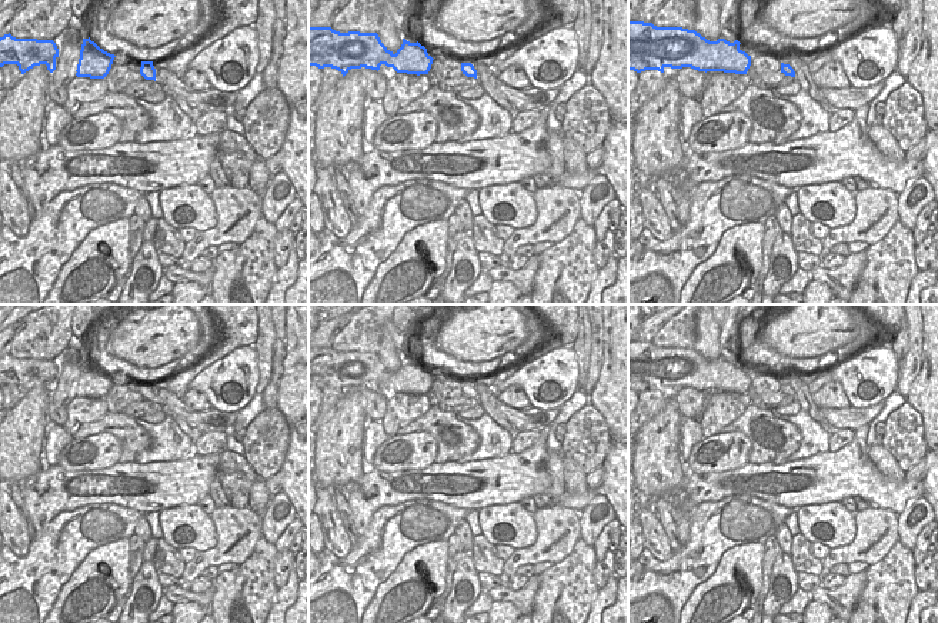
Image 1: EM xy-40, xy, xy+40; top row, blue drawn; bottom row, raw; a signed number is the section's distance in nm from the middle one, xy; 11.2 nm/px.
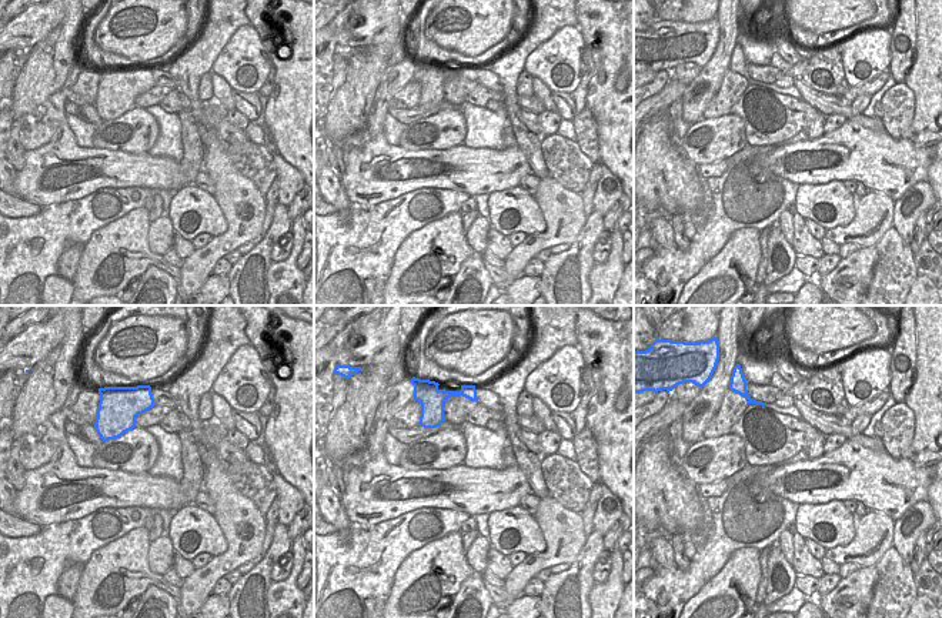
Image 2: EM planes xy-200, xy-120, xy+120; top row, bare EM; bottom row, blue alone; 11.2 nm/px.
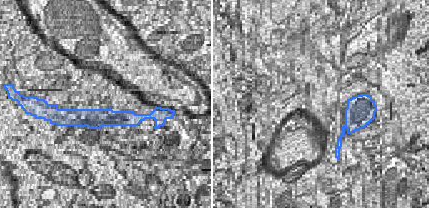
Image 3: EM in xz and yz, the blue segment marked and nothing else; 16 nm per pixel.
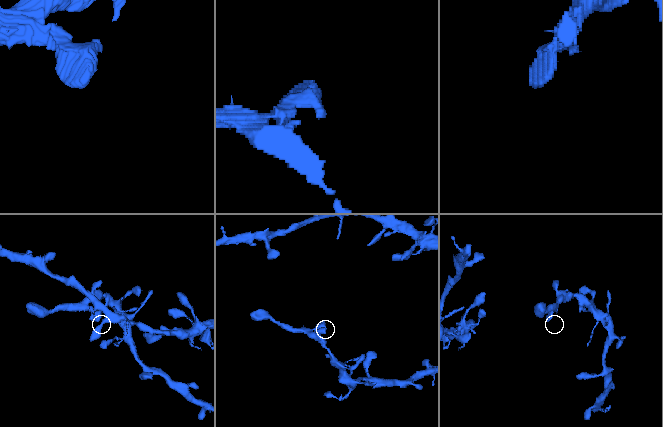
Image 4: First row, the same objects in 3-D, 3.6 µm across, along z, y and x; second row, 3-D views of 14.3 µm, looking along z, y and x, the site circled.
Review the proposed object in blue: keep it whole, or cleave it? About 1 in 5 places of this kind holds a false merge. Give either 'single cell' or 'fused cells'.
single cell

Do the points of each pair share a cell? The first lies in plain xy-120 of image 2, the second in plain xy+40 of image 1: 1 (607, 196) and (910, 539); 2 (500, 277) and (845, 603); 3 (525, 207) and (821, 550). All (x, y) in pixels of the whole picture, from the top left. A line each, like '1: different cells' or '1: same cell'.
1: same cell
2: same cell
3: different cells

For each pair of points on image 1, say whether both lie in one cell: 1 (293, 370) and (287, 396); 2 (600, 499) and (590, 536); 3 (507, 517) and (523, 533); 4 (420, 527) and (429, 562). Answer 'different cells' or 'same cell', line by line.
1: same cell
2: same cell
3: same cell
4: different cells

